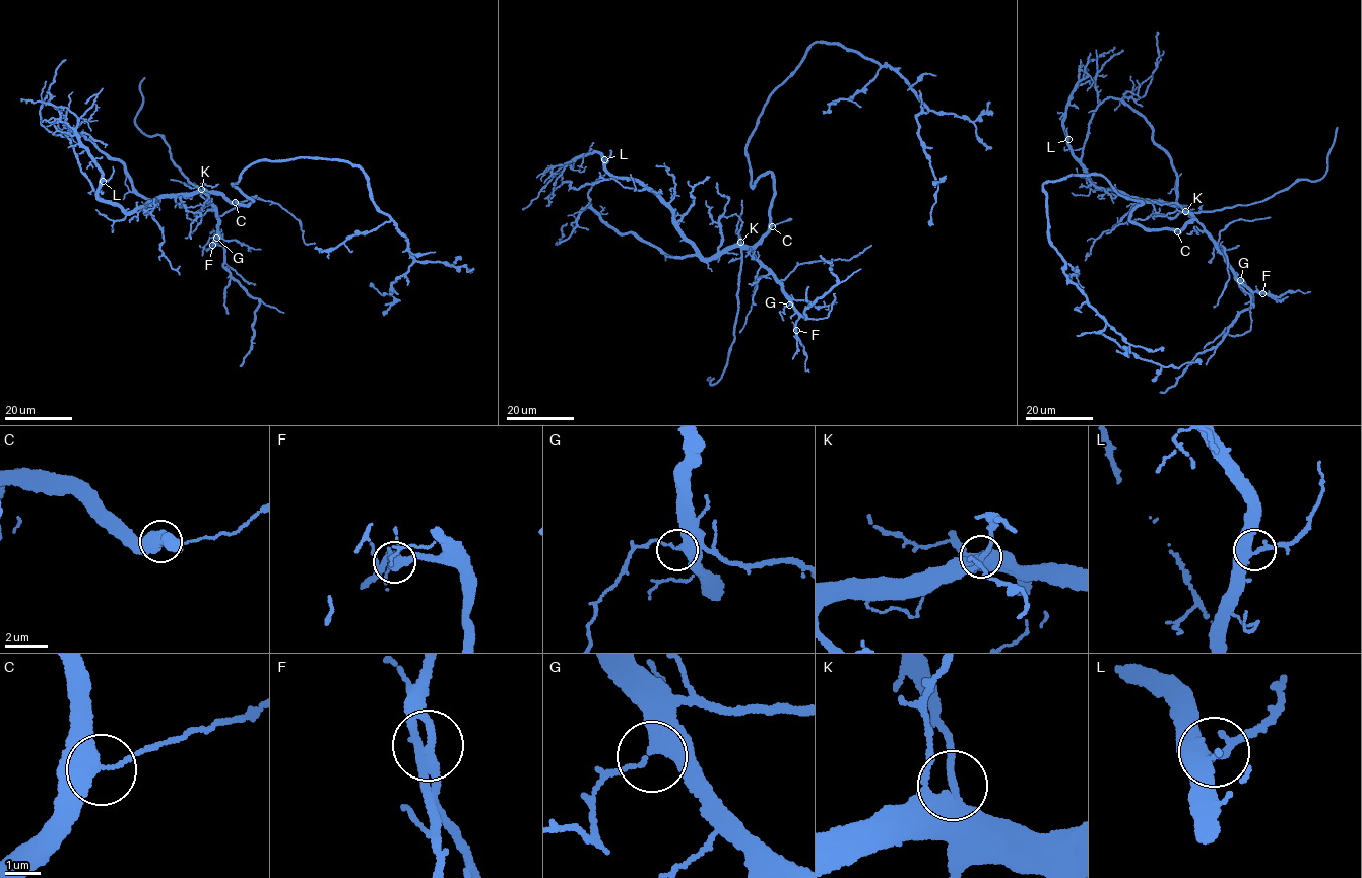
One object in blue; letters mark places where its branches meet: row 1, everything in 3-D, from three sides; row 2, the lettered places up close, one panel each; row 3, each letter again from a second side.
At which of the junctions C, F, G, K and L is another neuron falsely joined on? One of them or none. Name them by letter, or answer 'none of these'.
none of these

